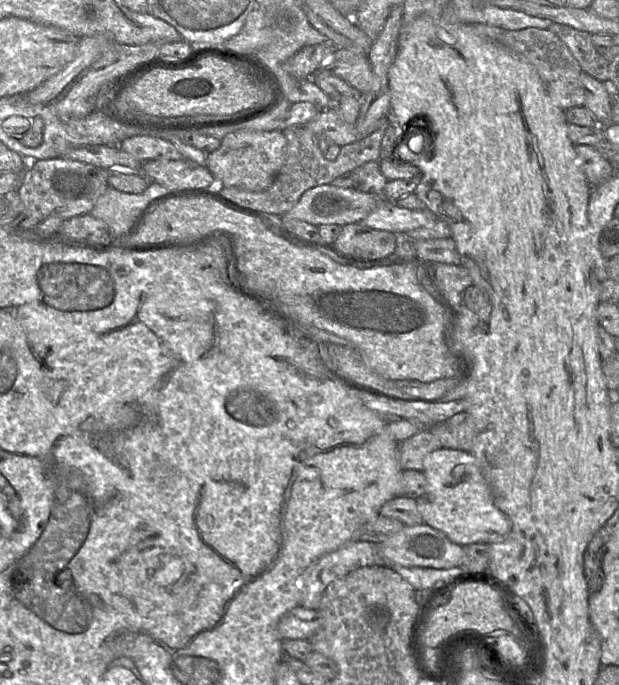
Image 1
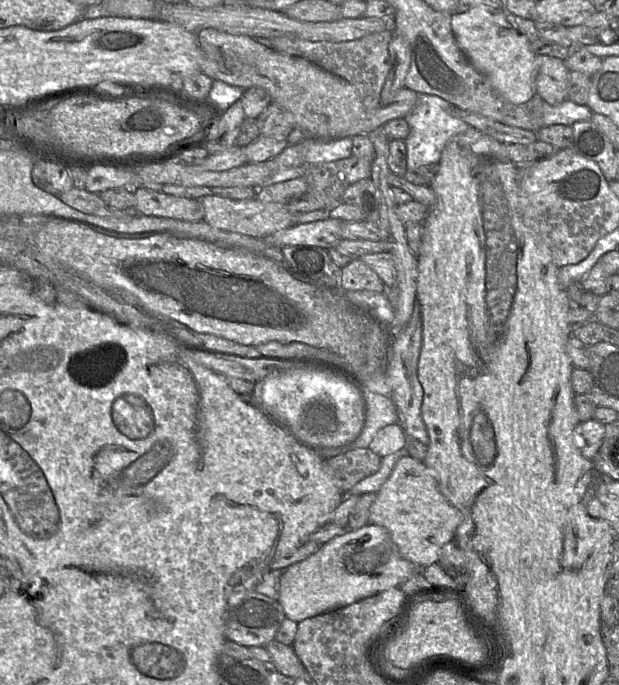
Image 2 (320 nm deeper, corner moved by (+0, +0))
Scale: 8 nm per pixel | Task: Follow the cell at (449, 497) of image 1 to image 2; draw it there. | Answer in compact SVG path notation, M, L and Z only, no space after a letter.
M409 455L400 458L376 494L368 524L387 529L400 555L419 568L438 562L441 548L455 538L463 515L440 492L434 475L424 462Z

